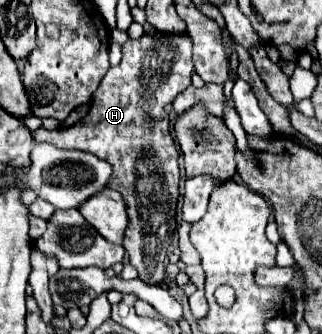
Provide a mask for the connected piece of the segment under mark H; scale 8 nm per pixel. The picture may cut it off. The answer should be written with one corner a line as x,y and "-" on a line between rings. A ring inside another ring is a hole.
150,32
140,40
128,40
122,46
122,60
110,68
102,84
94,92
88,116
60,130
36,130
34,140
50,142
58,148
80,148
110,160
114,174
110,188
120,190
128,204
130,224
126,228
124,248
130,264
138,270
138,278
152,286
166,280
164,260
176,232
178,204
178,152
170,136
170,120
164,110
178,92
190,86
192,76
190,54
170,54
170,34

